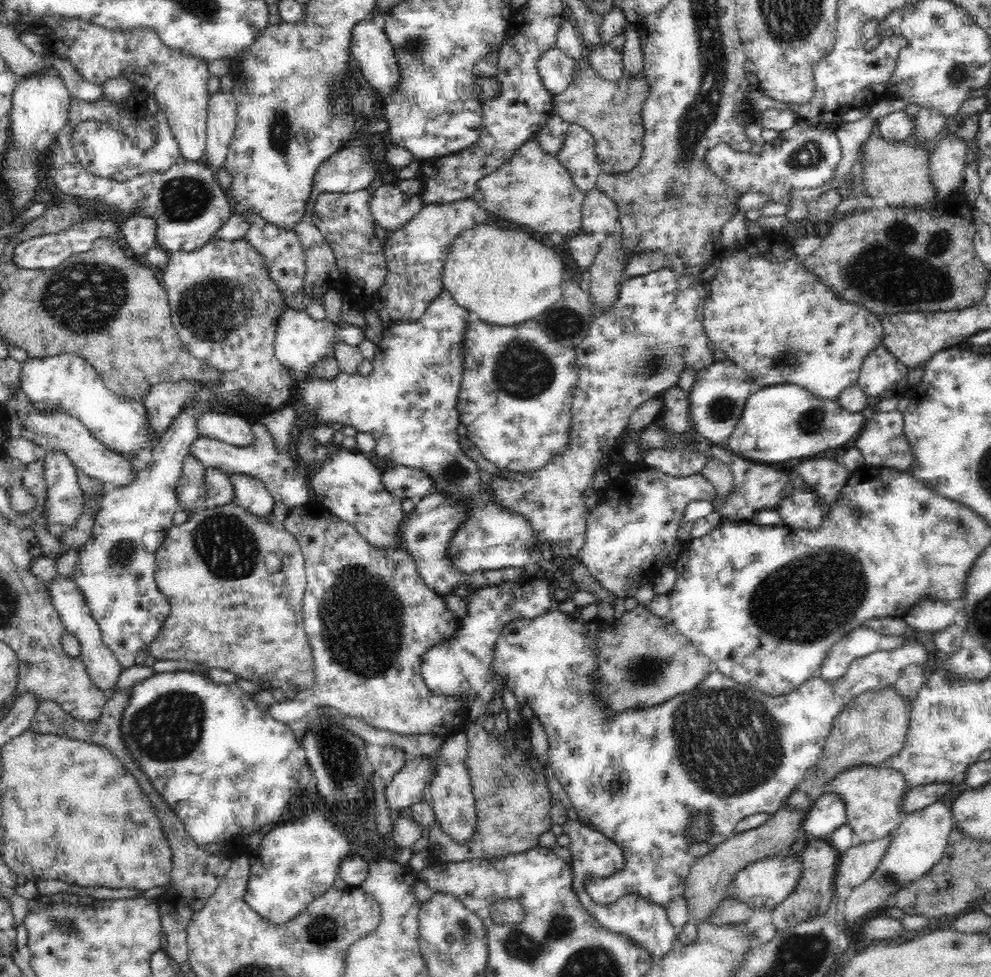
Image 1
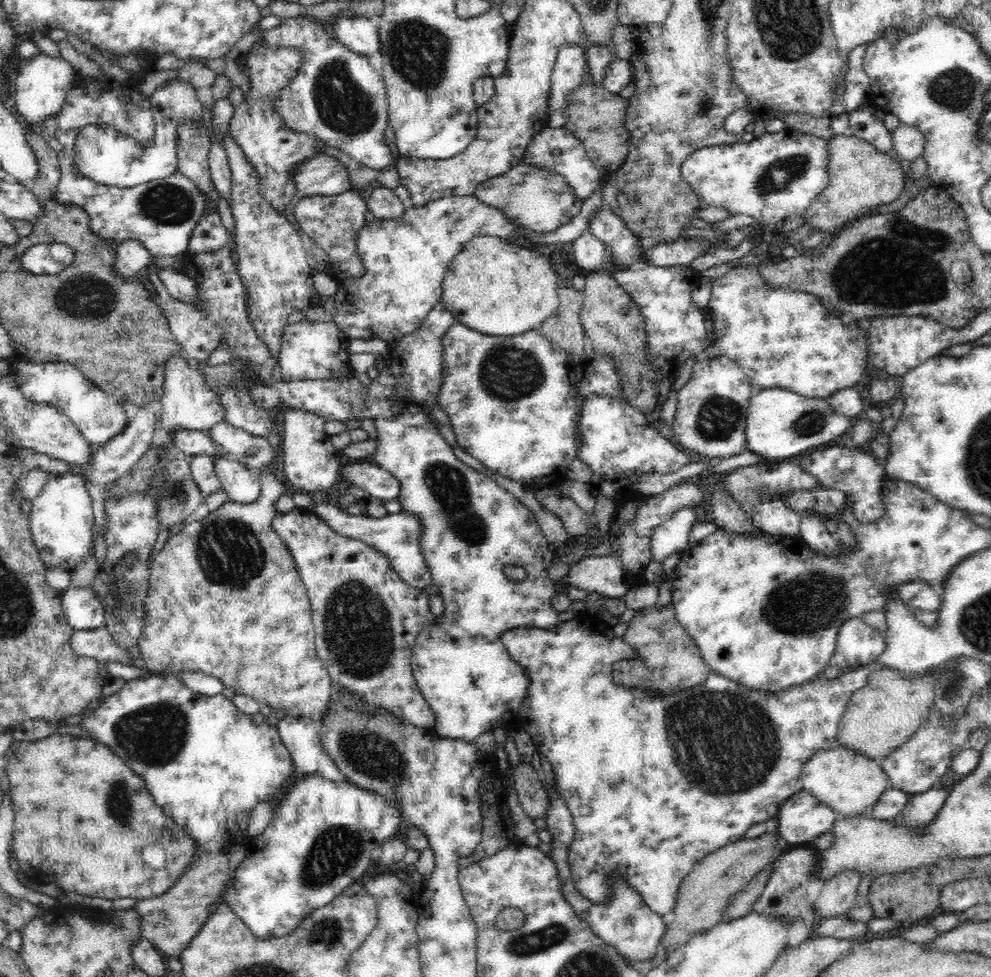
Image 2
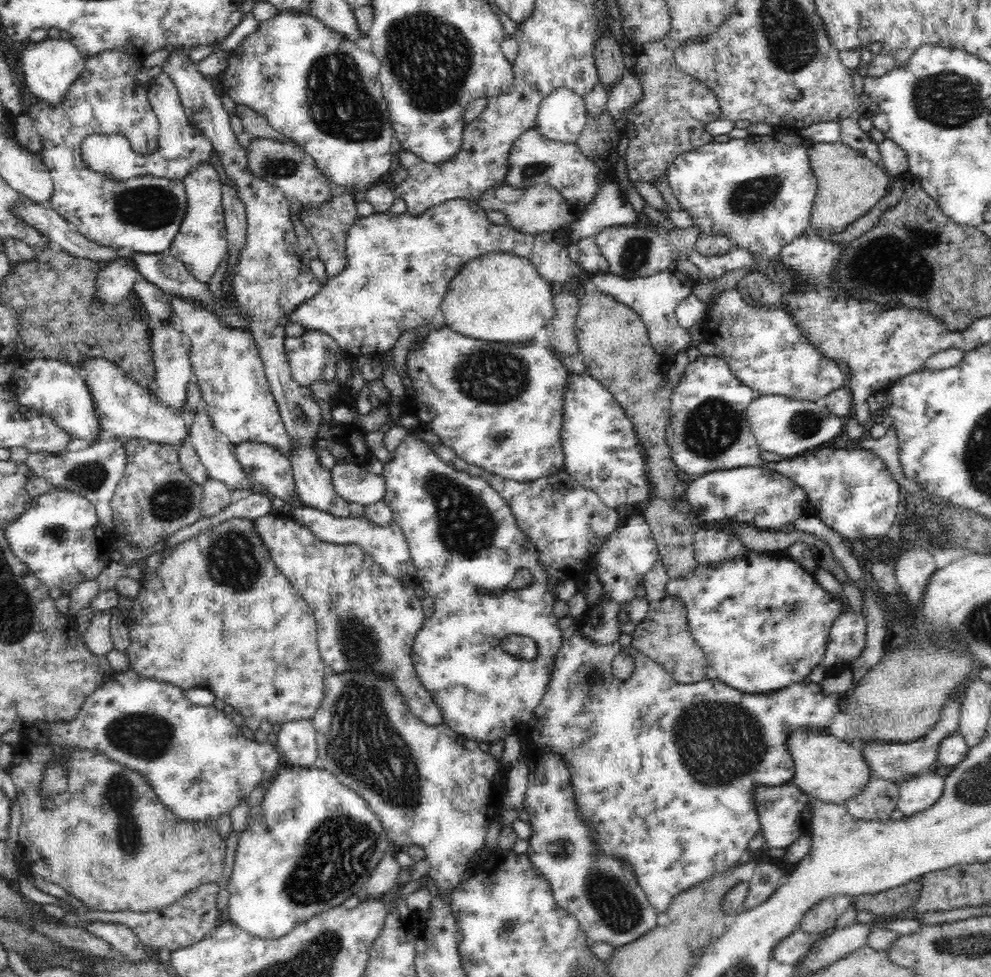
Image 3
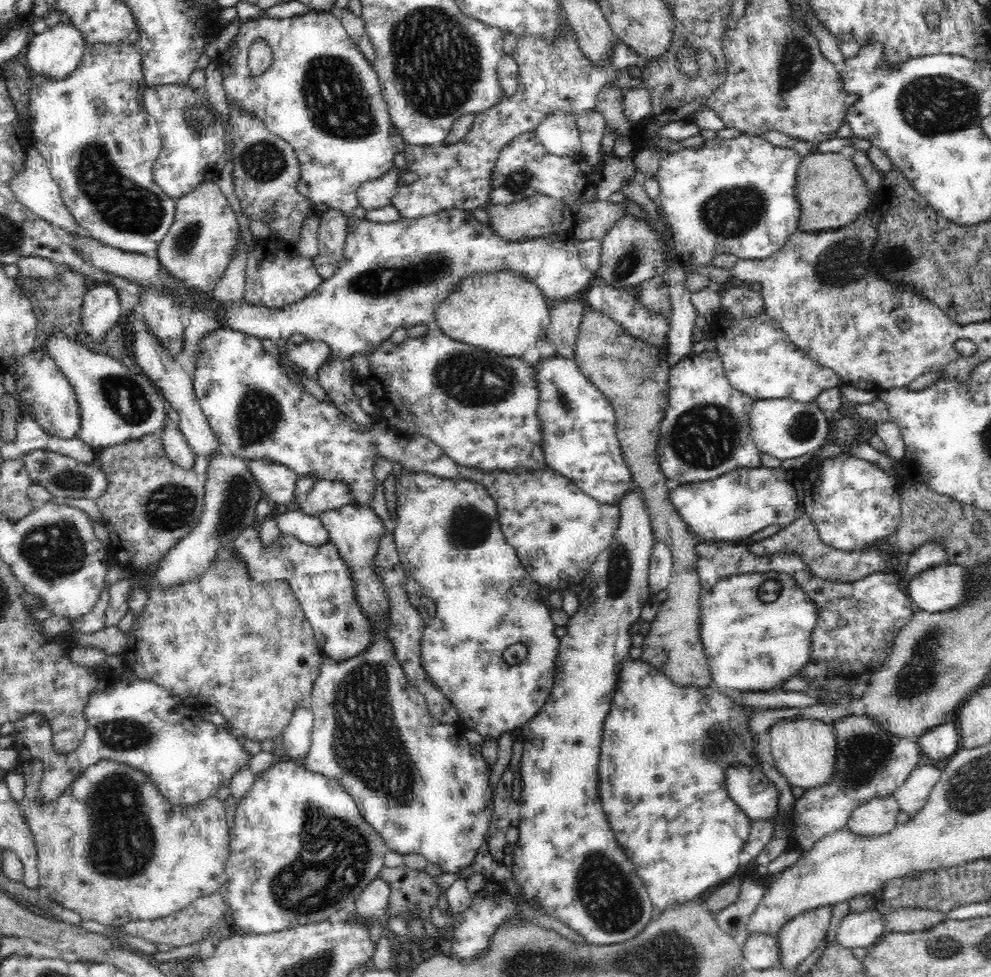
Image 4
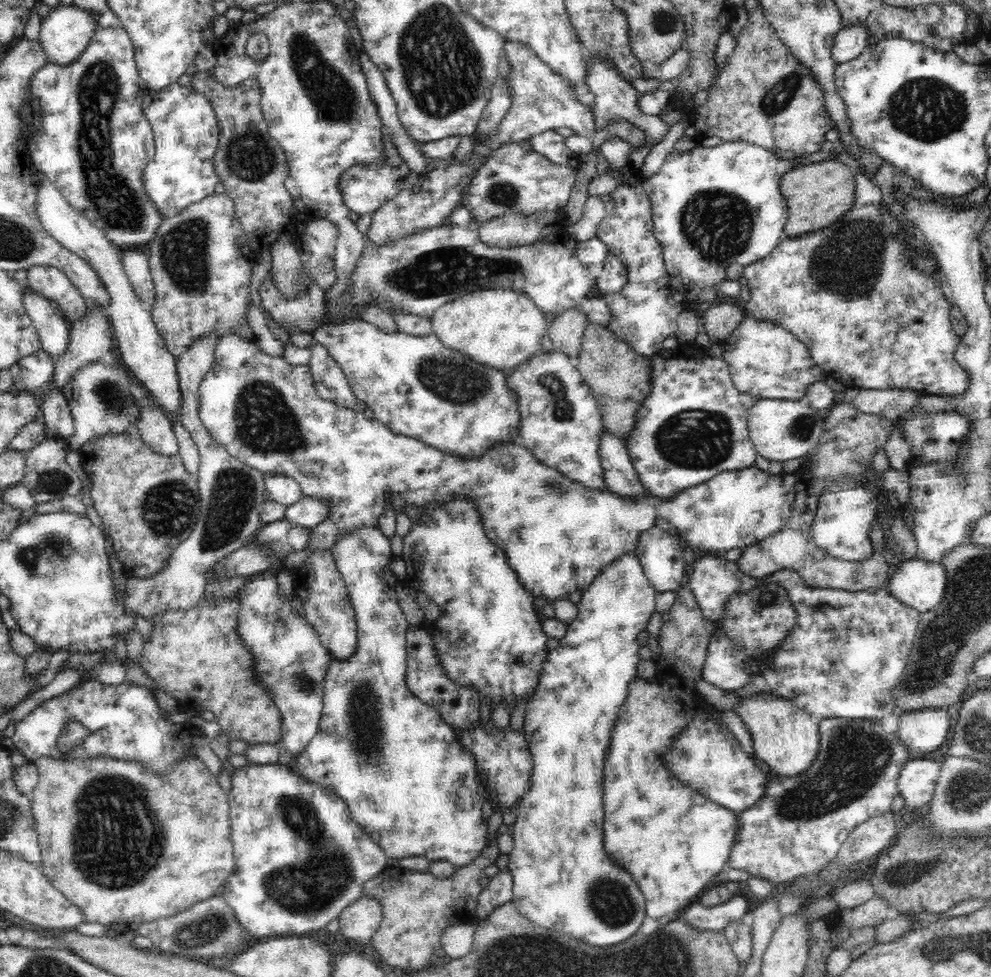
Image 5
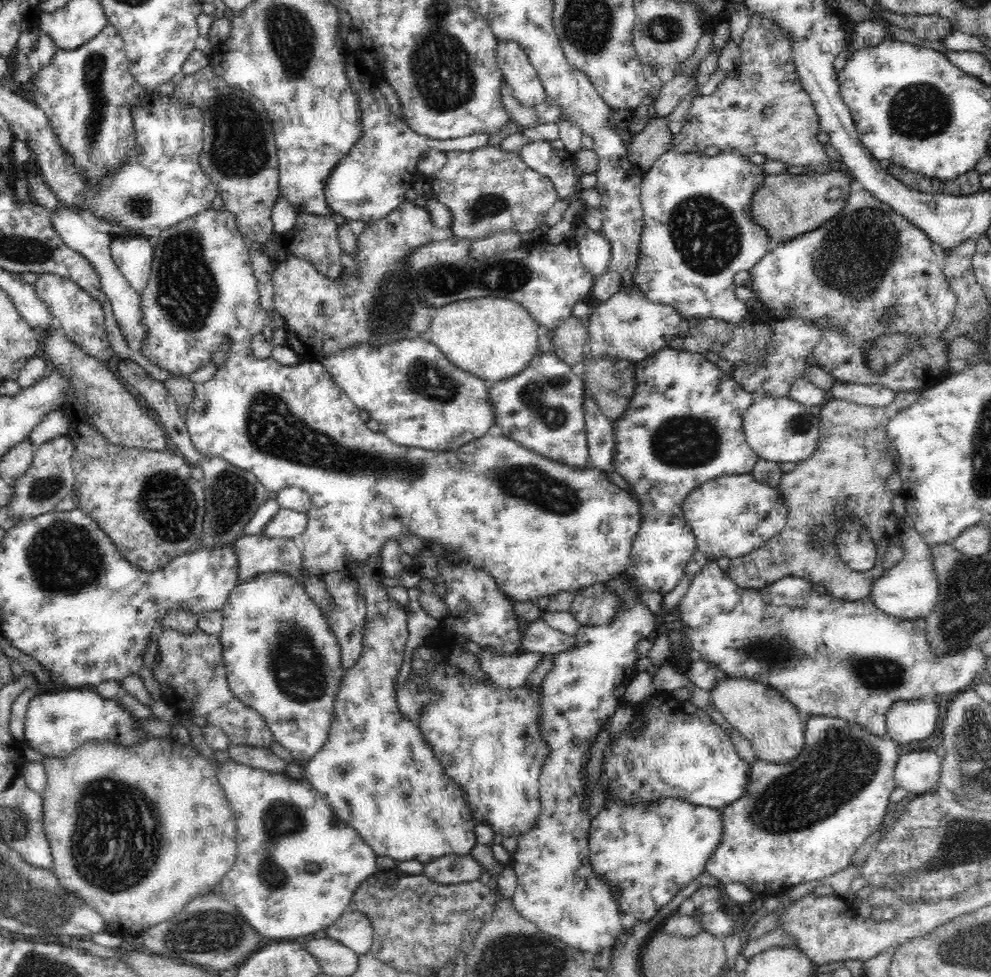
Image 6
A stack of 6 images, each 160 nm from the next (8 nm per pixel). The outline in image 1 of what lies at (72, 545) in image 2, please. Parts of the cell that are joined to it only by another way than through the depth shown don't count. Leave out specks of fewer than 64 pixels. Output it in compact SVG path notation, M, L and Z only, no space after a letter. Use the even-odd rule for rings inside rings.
M64 451L47 452L45 478L47 504L43 518L47 524L46 530L58 539L62 532L76 524L84 507L84 491L78 483L76 467Z

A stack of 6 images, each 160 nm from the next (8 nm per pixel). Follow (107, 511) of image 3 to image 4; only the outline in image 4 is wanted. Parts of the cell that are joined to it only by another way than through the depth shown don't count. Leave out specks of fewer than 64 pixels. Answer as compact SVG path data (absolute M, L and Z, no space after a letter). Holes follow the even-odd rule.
M46 450L29 452L22 457L22 460L24 470L31 478L32 484L41 484L52 496L98 500L107 489L107 473L96 460L90 463L78 462L58 452Z

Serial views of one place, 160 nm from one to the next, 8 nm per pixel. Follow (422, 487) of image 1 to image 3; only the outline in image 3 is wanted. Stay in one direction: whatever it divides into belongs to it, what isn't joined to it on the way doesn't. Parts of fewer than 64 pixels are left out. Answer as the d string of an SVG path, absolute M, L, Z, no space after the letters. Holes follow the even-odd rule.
M338 464L333 466L331 479L336 494L361 506L382 501L386 492L383 475L374 475L364 466Z

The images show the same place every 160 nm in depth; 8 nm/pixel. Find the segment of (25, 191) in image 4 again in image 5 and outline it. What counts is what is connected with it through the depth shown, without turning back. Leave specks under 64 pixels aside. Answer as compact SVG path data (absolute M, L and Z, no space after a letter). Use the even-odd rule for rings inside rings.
M40 173L41 186L36 187L36 214L40 217L42 226L53 236L64 248L71 250L83 258L99 275L100 280L111 295L110 304L106 306L109 320L113 324L114 338L117 339L121 361L126 364L130 371L134 372L135 378L152 392L158 405L166 408L166 412L180 414L180 405L183 404L182 393L180 393L180 380L176 372L175 358L168 352L163 338L156 328L151 312L144 308L140 297L133 289L132 283L125 273L121 255L114 249L112 241L108 240L104 231L94 226L82 213L74 210L72 205L56 189L45 174Z

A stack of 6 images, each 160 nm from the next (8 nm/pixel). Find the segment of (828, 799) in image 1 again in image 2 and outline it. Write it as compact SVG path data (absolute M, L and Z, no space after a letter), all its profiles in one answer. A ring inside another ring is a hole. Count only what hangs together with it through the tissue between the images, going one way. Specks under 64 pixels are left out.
M798 789L775 814L775 830L784 842L801 846L831 830L836 812L809 792Z

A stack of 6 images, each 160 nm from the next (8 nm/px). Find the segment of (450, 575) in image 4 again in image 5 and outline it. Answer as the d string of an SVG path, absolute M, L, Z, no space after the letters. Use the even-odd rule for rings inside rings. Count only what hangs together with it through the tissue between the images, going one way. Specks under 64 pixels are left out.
M462 496L452 498L449 502L442 502L442 504L428 504L426 507L430 507L430 510L422 514L420 522L414 522L414 528L410 530L410 534L403 538L403 552L400 558L406 563L407 572L404 584L413 587L416 591L428 594L430 599L440 607L440 616L427 627L428 633L432 635L432 646L436 649L437 661L441 663L441 669L444 669L444 676L448 677L453 684L460 685L460 688L472 688L472 690L480 690L482 694L490 694L492 702L506 701L508 707L513 710L520 699L526 702L531 700L539 685L540 672L548 658L546 645L549 638L542 632L544 618L534 610L534 595L523 587L523 582L516 576L515 570L512 570L505 551L500 550L484 533L483 515L479 514L479 505L474 498Z

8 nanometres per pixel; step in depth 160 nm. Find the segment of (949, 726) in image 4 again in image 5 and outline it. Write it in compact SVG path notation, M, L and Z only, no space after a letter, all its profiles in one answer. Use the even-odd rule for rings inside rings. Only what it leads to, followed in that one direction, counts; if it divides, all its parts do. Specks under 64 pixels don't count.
M920 709L899 716L897 737L910 751L929 753L946 742L947 709Z

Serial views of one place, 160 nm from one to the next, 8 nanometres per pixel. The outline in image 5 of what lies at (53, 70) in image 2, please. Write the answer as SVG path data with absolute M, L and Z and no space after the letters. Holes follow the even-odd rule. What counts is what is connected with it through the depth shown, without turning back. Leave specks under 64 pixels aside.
M76 6L52 9L41 19L39 44L45 52L45 62L70 65L84 53L96 30L92 13Z

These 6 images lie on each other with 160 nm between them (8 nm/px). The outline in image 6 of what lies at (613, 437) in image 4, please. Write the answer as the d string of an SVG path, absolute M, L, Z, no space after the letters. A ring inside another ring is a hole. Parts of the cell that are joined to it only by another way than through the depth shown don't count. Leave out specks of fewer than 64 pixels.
M540 352L532 358L524 370L520 371L520 374L490 384L490 388L490 400L492 400L492 406L496 406L494 432L519 442L524 449L532 450L541 457L576 469L586 468L589 449L585 418L586 405L582 400L582 380L576 374L572 374L568 363L554 352Z

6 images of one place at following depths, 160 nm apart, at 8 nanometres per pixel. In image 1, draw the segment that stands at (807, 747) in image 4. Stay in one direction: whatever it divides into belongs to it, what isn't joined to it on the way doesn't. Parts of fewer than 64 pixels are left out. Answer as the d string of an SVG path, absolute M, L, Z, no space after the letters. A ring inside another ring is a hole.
M862 765L854 769L844 769L831 782L828 793L837 794L846 805L848 826L854 831L853 846L862 842L874 842L876 839L892 836L898 828L896 818L900 818L903 794L907 792L906 778L897 770L882 765Z

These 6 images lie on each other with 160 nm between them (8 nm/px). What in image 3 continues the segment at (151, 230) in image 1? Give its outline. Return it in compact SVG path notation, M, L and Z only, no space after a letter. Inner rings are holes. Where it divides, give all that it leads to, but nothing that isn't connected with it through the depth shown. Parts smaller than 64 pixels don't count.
M114 258L102 266L95 282L95 298L105 306L116 306L133 290L134 283L141 277L129 258Z

